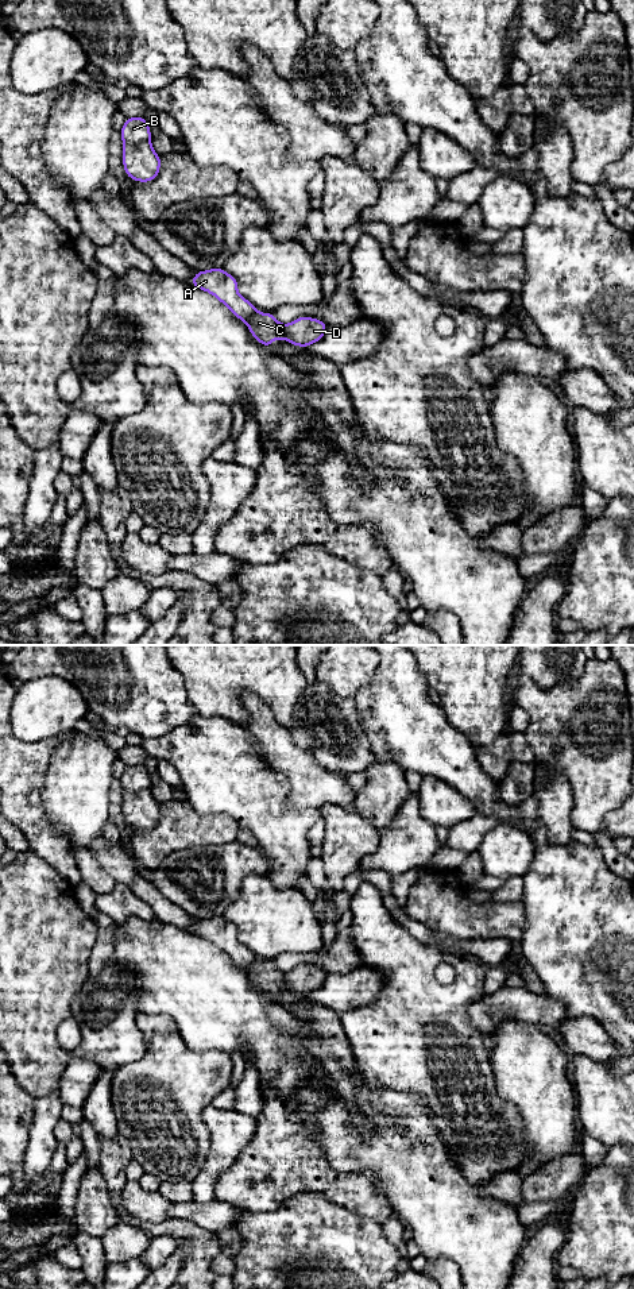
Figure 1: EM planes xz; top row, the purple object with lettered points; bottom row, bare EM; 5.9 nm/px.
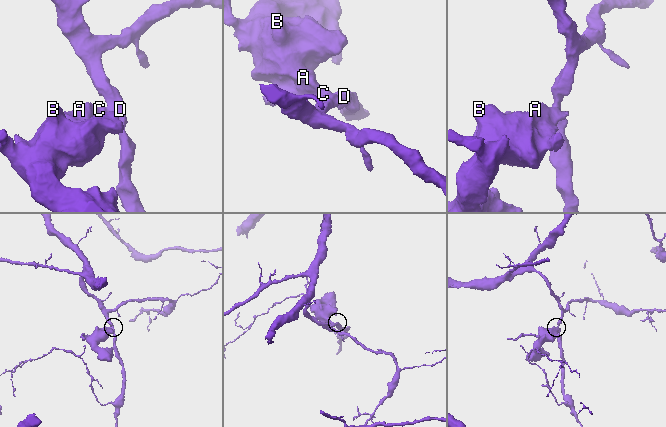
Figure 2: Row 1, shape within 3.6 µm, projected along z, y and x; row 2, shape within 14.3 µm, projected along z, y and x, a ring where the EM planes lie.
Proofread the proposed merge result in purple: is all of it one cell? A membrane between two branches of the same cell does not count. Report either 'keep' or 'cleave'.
cleave

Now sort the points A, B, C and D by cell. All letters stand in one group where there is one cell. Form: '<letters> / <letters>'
A B C / D

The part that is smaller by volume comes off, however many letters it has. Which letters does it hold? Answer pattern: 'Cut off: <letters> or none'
Cut off: A, B, C

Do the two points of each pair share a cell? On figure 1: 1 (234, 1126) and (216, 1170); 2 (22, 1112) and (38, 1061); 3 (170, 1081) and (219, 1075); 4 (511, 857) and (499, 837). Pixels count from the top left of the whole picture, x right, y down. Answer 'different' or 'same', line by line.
1: same
2: different
3: same
4: same

